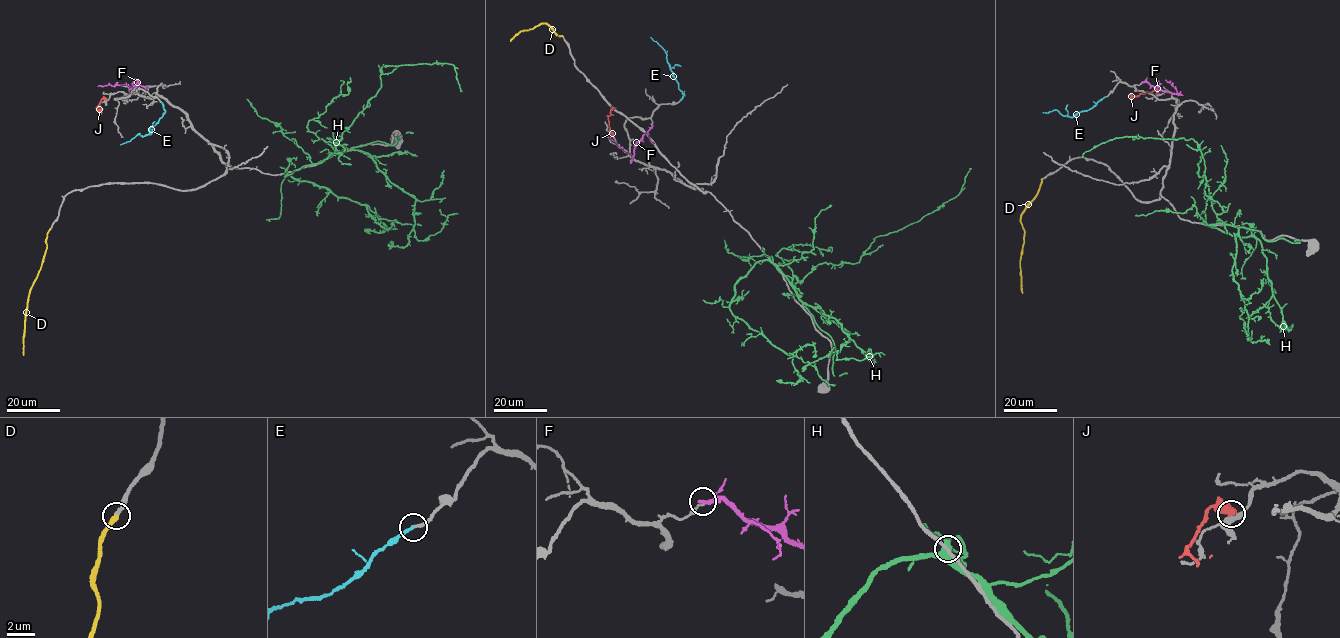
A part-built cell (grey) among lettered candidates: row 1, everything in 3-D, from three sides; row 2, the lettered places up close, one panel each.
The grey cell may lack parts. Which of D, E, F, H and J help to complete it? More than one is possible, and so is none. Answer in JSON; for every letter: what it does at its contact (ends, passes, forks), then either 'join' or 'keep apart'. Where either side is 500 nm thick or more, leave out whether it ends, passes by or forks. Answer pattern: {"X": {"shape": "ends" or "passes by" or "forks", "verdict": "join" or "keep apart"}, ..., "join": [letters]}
{"D": {"shape": "ends", "verdict": "join"}, "E": {"shape": "ends", "verdict": "join"}, "F": {"shape": "ends", "verdict": "keep apart"}, "H": {"shape": "passes by", "verdict": "keep apart"}, "J": {"verdict": "keep apart"}, "join": ["D", "E"]}

